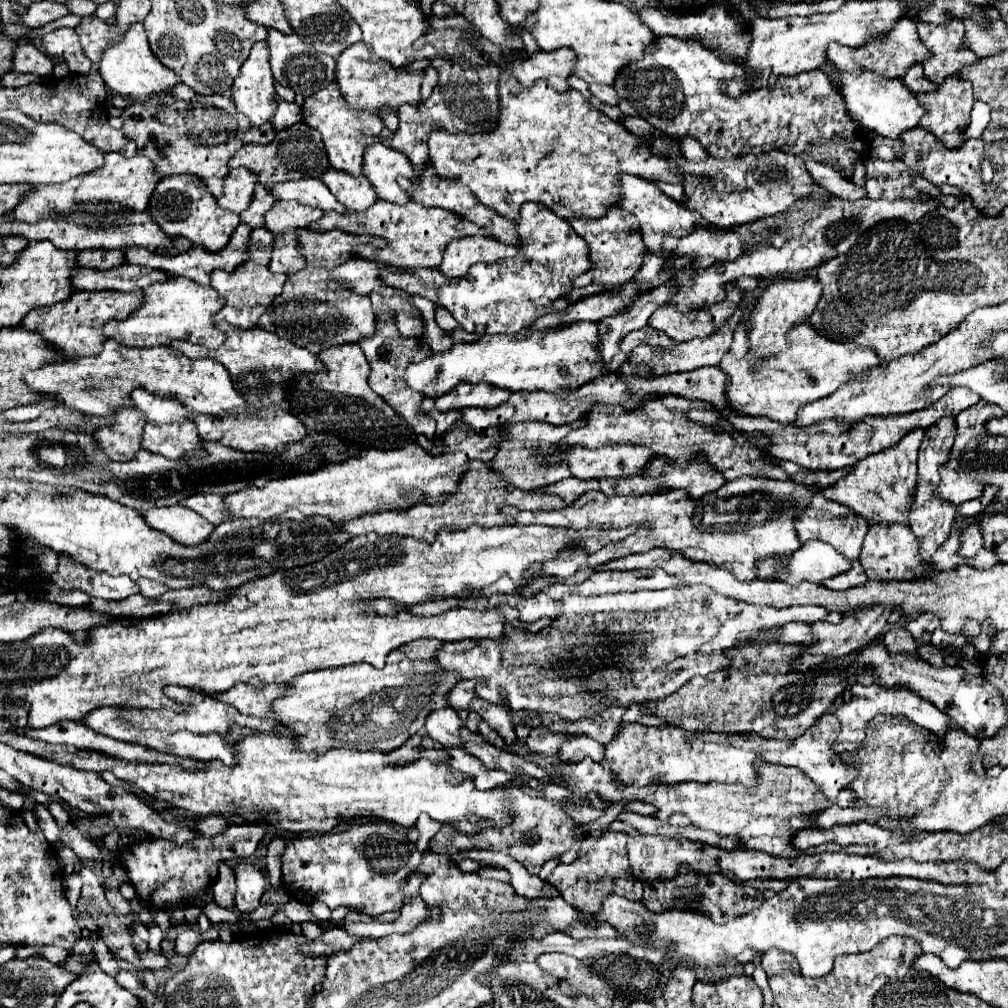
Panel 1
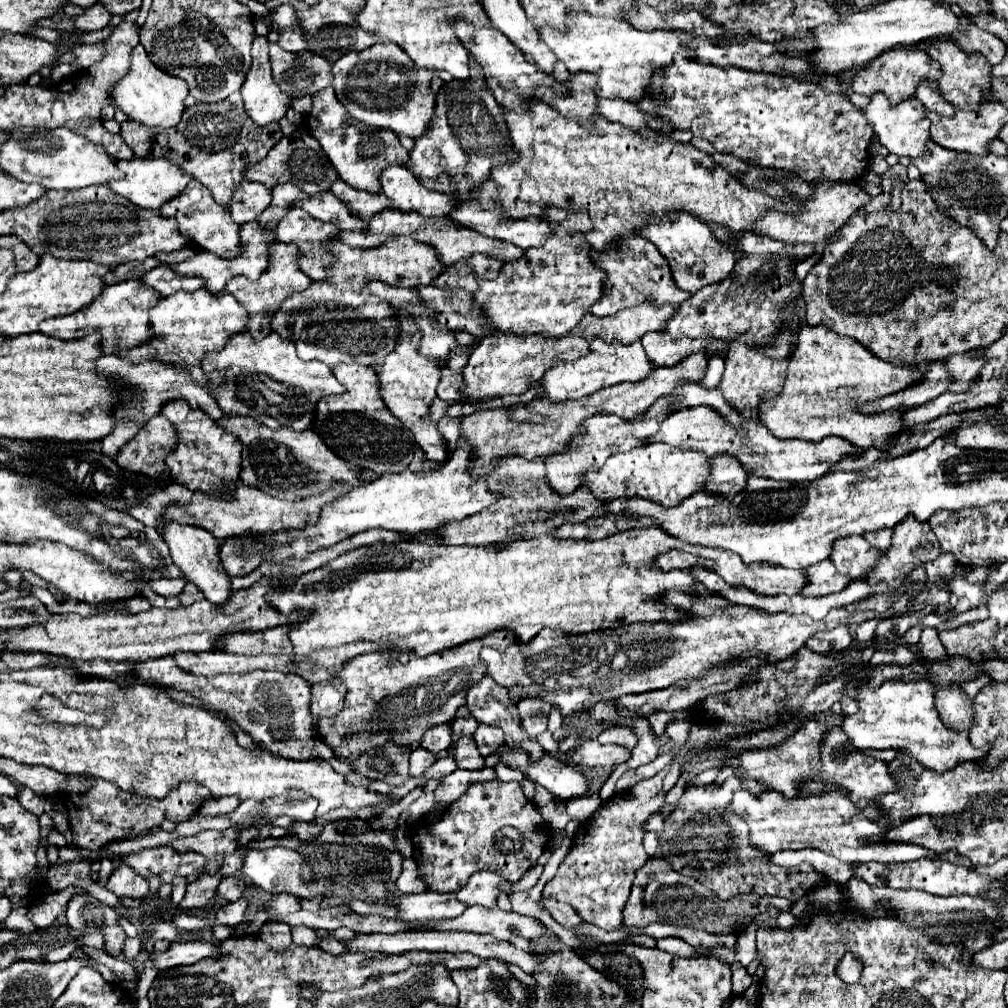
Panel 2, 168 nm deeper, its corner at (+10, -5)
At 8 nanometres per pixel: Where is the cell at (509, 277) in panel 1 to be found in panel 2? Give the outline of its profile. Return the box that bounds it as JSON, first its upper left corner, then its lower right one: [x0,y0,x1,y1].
[474,208,606,336]

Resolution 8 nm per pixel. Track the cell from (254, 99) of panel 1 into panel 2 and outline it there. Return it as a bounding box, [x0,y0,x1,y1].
[240,36,292,124]

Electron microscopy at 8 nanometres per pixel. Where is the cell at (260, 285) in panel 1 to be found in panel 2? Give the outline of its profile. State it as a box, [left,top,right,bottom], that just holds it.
[224,242,312,338]

